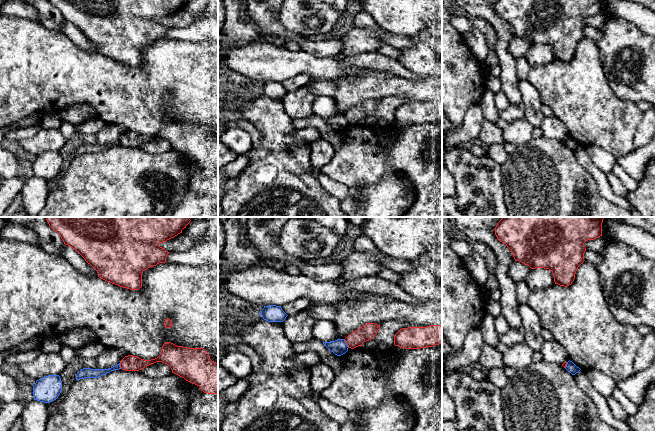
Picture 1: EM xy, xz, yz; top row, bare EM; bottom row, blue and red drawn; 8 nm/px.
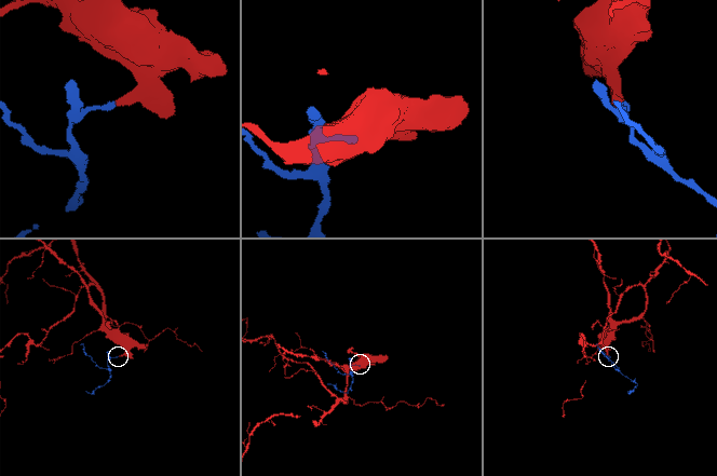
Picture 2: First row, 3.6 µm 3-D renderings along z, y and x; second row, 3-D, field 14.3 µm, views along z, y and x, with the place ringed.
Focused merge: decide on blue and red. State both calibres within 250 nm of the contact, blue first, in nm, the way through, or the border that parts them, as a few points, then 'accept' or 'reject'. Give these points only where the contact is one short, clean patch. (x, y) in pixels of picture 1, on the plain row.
130 nm thick on the blue side, 130 nm on the other; border along xz (343, 115), (349, 123); reject

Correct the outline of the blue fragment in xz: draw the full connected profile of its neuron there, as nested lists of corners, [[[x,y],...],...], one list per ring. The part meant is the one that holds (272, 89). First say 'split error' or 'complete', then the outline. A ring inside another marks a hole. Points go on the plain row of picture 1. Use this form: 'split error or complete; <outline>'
complete; [[[276,81],[264,82],[259,89],[260,93],[268,98],[283,98],[288,92],[281,82]]]

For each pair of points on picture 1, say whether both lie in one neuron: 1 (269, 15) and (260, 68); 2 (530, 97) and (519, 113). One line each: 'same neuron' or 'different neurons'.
1: different neurons
2: different neurons

